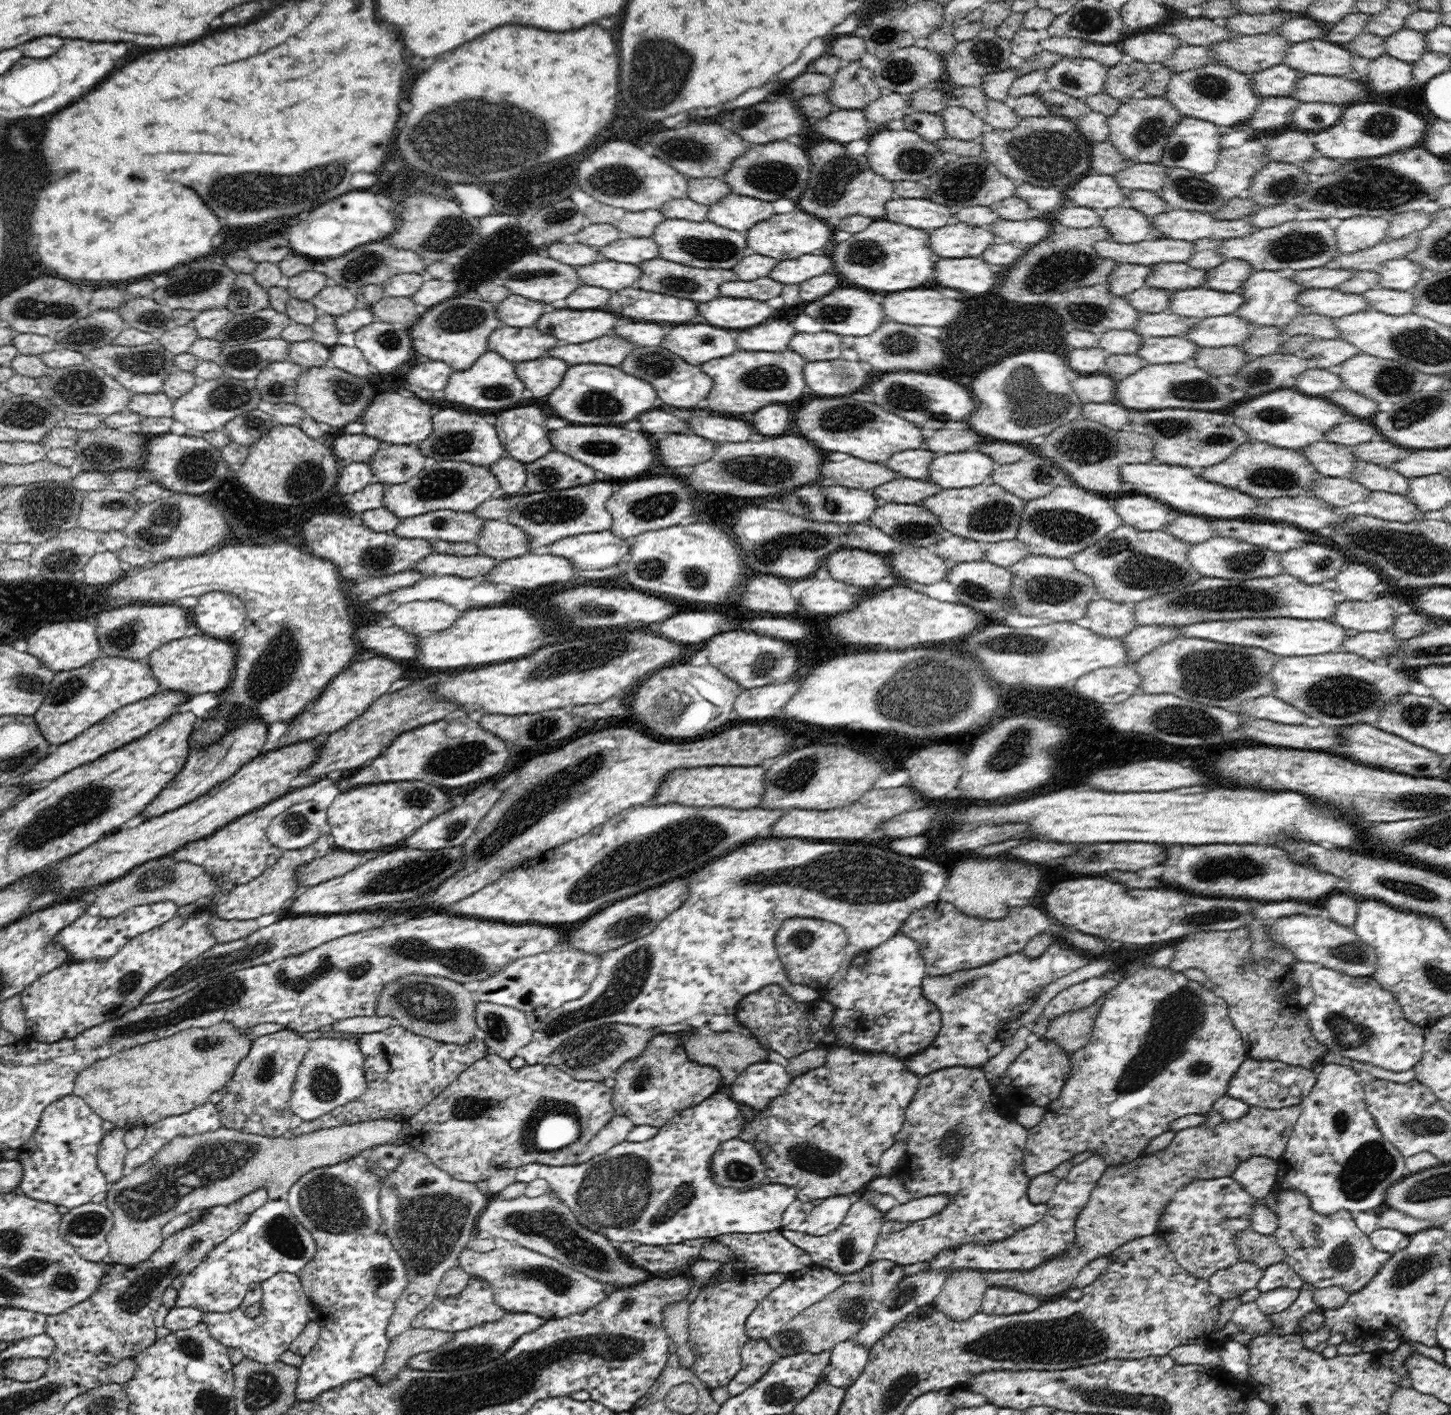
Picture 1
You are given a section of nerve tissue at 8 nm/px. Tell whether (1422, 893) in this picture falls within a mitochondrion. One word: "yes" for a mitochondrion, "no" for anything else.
no

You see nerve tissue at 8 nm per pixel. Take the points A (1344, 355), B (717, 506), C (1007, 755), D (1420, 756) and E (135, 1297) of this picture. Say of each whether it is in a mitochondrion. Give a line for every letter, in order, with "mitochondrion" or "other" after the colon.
A: other
B: other
C: mitochondrion
D: other
E: mitochondrion

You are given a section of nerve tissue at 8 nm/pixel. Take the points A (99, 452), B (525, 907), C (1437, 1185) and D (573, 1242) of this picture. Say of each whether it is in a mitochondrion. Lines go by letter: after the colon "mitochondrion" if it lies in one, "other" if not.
A: mitochondrion
B: other
C: mitochondrion
D: mitochondrion

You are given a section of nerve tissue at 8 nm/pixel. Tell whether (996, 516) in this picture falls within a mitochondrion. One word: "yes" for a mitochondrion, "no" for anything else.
yes

